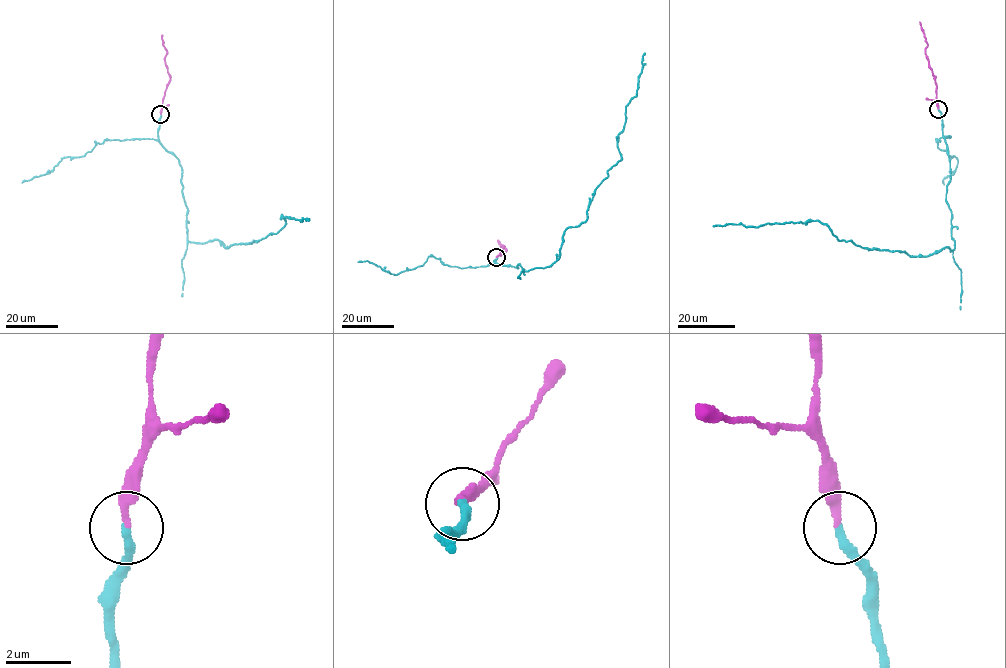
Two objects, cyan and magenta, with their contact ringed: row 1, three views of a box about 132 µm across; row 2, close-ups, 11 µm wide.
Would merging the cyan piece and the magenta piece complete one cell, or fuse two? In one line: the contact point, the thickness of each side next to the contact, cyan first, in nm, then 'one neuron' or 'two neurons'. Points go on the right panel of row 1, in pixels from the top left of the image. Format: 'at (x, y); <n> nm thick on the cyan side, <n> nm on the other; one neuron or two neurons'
at (938, 109); 280 nm thick on the cyan side, 300 nm on the other; one neuron

